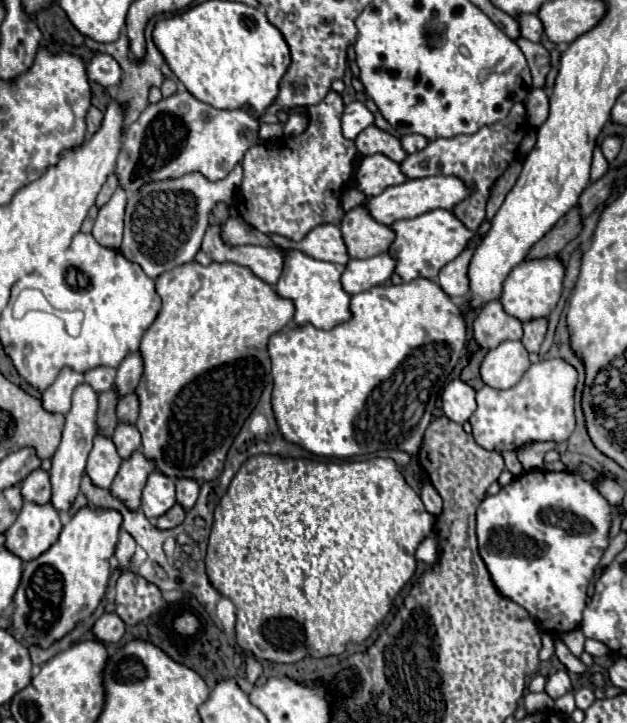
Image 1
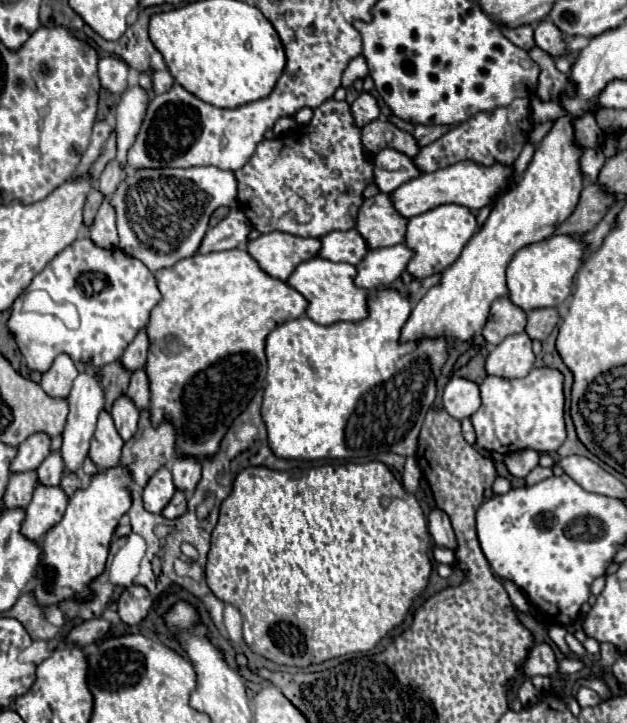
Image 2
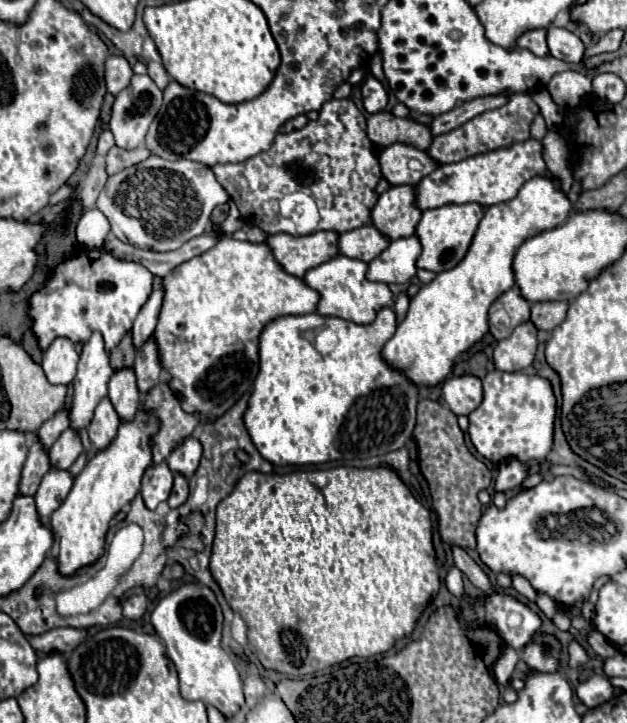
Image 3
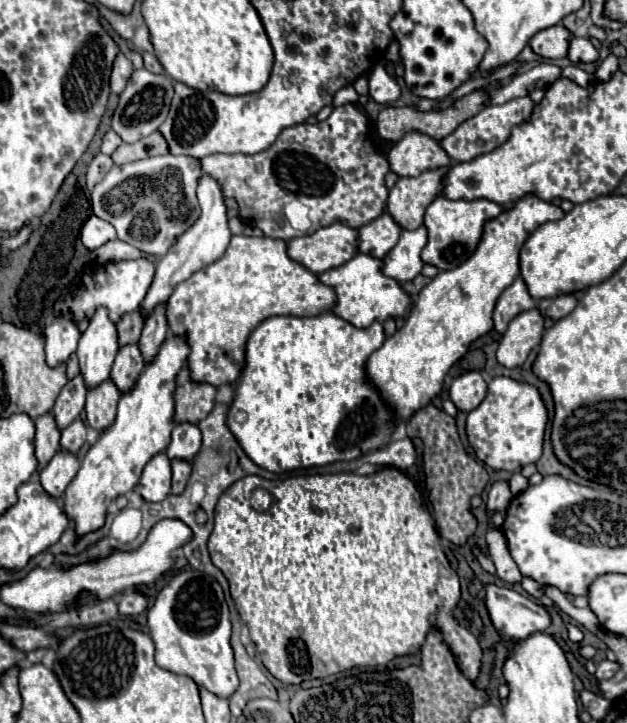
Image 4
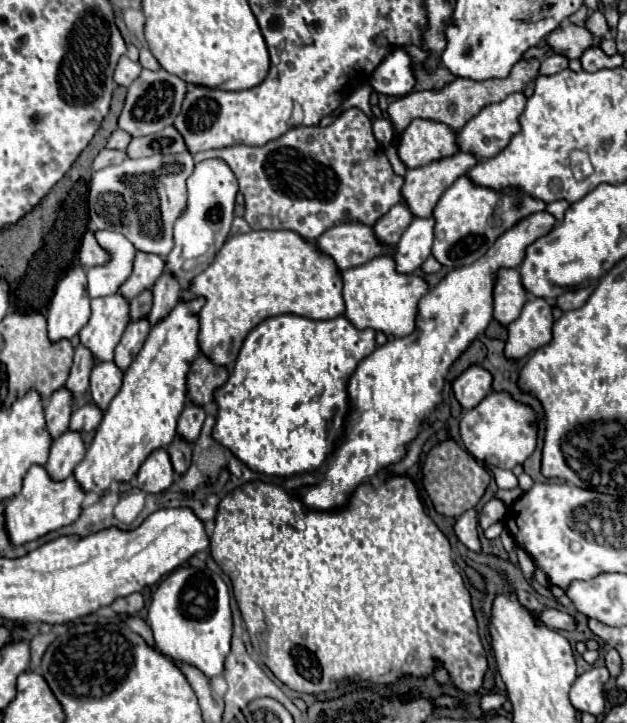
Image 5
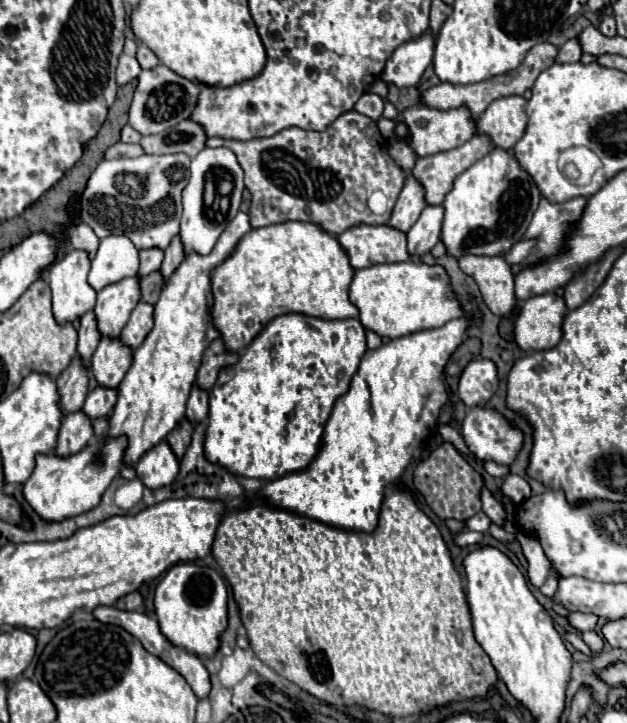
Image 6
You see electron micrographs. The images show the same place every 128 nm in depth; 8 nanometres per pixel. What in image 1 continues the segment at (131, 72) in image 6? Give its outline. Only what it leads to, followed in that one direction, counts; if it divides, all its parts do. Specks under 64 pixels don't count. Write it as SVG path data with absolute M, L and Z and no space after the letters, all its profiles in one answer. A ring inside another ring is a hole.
M94 54L86 66L86 72L88 72L90 80L94 80L106 88L118 86L122 80L122 68L110 54Z

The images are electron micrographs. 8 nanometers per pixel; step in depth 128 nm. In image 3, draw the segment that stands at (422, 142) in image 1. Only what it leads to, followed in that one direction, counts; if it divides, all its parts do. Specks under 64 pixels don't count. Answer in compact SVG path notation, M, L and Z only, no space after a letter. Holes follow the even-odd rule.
M484 96L484 98L476 98L476 100L470 100L470 102L464 102L464 104L456 106L454 110L436 116L432 120L432 124L430 124L430 132L432 132L432 136L446 134L446 132L466 124L474 116L478 116L478 114L482 114L486 110L494 110L498 106L504 106L506 102L508 102L508 96Z

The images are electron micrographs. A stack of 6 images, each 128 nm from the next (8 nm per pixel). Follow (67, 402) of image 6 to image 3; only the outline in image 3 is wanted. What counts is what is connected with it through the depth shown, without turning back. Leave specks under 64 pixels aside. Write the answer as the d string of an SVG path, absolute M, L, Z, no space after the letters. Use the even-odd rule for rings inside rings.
M34 438L28 458L24 462L22 468L22 476L20 476L20 496L34 496L38 490L38 484L42 480L42 476L50 470L50 462L48 462L48 454L42 450L40 442Z

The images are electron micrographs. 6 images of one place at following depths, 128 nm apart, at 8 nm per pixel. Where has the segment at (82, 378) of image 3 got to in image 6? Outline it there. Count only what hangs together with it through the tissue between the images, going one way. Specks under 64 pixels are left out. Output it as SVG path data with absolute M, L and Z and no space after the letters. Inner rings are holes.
M138 276L124 278L116 284L106 286L98 292L96 298L96 322L100 328L100 334L104 338L118 338L124 324L130 318L130 312L140 302L140 280Z

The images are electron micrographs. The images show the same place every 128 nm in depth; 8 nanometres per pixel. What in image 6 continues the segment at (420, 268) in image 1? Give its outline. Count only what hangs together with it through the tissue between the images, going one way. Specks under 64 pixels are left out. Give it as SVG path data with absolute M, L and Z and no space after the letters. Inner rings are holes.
M494 148L488 156L478 160L474 166L470 166L466 172L462 172L456 180L452 190L446 194L442 206L444 206L444 224L442 224L442 244L446 246L446 254L452 258L460 258L466 254L474 256L500 256L510 250L514 242L518 242L524 232L528 230L528 224L532 222L532 216L540 204L540 192L534 184L534 180L520 170L514 156L502 148Z

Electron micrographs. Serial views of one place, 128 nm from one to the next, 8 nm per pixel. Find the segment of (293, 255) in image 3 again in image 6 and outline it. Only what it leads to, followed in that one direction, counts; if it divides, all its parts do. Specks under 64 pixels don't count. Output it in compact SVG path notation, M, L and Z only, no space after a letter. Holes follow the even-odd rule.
M360 224L356 228L348 228L348 232L342 232L336 238L346 250L352 268L410 260L406 250L406 234L390 226Z

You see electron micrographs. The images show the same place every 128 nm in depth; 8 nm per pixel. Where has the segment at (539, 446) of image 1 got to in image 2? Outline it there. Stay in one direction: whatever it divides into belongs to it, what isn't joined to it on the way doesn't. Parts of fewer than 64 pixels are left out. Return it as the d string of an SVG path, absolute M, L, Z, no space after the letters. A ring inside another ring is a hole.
M520 450L520 452L512 452L512 454L506 454L504 456L504 464L508 466L510 474L518 476L518 478L524 478L528 476L528 472L532 468L538 466L538 458L540 454L536 450Z

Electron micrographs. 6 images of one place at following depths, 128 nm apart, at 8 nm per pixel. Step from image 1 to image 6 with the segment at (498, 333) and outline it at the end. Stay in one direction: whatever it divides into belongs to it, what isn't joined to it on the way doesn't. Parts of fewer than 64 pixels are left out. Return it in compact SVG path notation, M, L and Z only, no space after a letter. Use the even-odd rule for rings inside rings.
M464 256L460 258L460 268L470 274L480 286L484 304L492 314L502 318L512 318L518 304L514 294L514 272L502 256Z

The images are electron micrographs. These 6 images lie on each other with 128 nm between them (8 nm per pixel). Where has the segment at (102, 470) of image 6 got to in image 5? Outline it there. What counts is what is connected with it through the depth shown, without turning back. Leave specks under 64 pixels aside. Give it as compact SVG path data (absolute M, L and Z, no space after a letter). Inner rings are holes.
M32 466L24 476L24 484L18 496L6 502L4 510L4 530L12 540L12 546L22 546L26 542L38 540L48 532L70 526L80 516L80 504L84 500L84 490L76 484L74 476L52 482L42 466Z

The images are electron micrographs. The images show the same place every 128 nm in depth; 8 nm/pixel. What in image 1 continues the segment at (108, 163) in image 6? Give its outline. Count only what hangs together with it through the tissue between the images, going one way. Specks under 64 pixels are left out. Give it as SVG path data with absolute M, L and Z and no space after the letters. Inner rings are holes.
M236 164L236 168L224 180L218 182L208 182L202 174L192 172L174 180L144 184L138 192L128 196L124 218L124 242L120 252L128 260L140 264L140 268L152 280L176 266L192 262L208 228L210 210L220 200L230 206L240 182L242 164Z

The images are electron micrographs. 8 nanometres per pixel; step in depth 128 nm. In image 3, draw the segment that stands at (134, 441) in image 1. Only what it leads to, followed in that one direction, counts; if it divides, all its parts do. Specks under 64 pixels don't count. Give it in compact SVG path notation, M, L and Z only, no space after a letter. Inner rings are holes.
M118 370L110 378L108 384L108 398L112 406L116 408L122 422L134 420L138 408L140 408L140 392L136 388L136 376L134 370Z

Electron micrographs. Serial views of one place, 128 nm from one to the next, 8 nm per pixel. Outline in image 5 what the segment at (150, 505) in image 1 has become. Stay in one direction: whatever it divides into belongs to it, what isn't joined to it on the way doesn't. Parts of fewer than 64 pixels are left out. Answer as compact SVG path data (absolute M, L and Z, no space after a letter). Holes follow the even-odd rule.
M162 448L154 450L136 474L138 488L146 494L166 492L172 486L172 480L174 480L174 470L172 470L168 452Z

